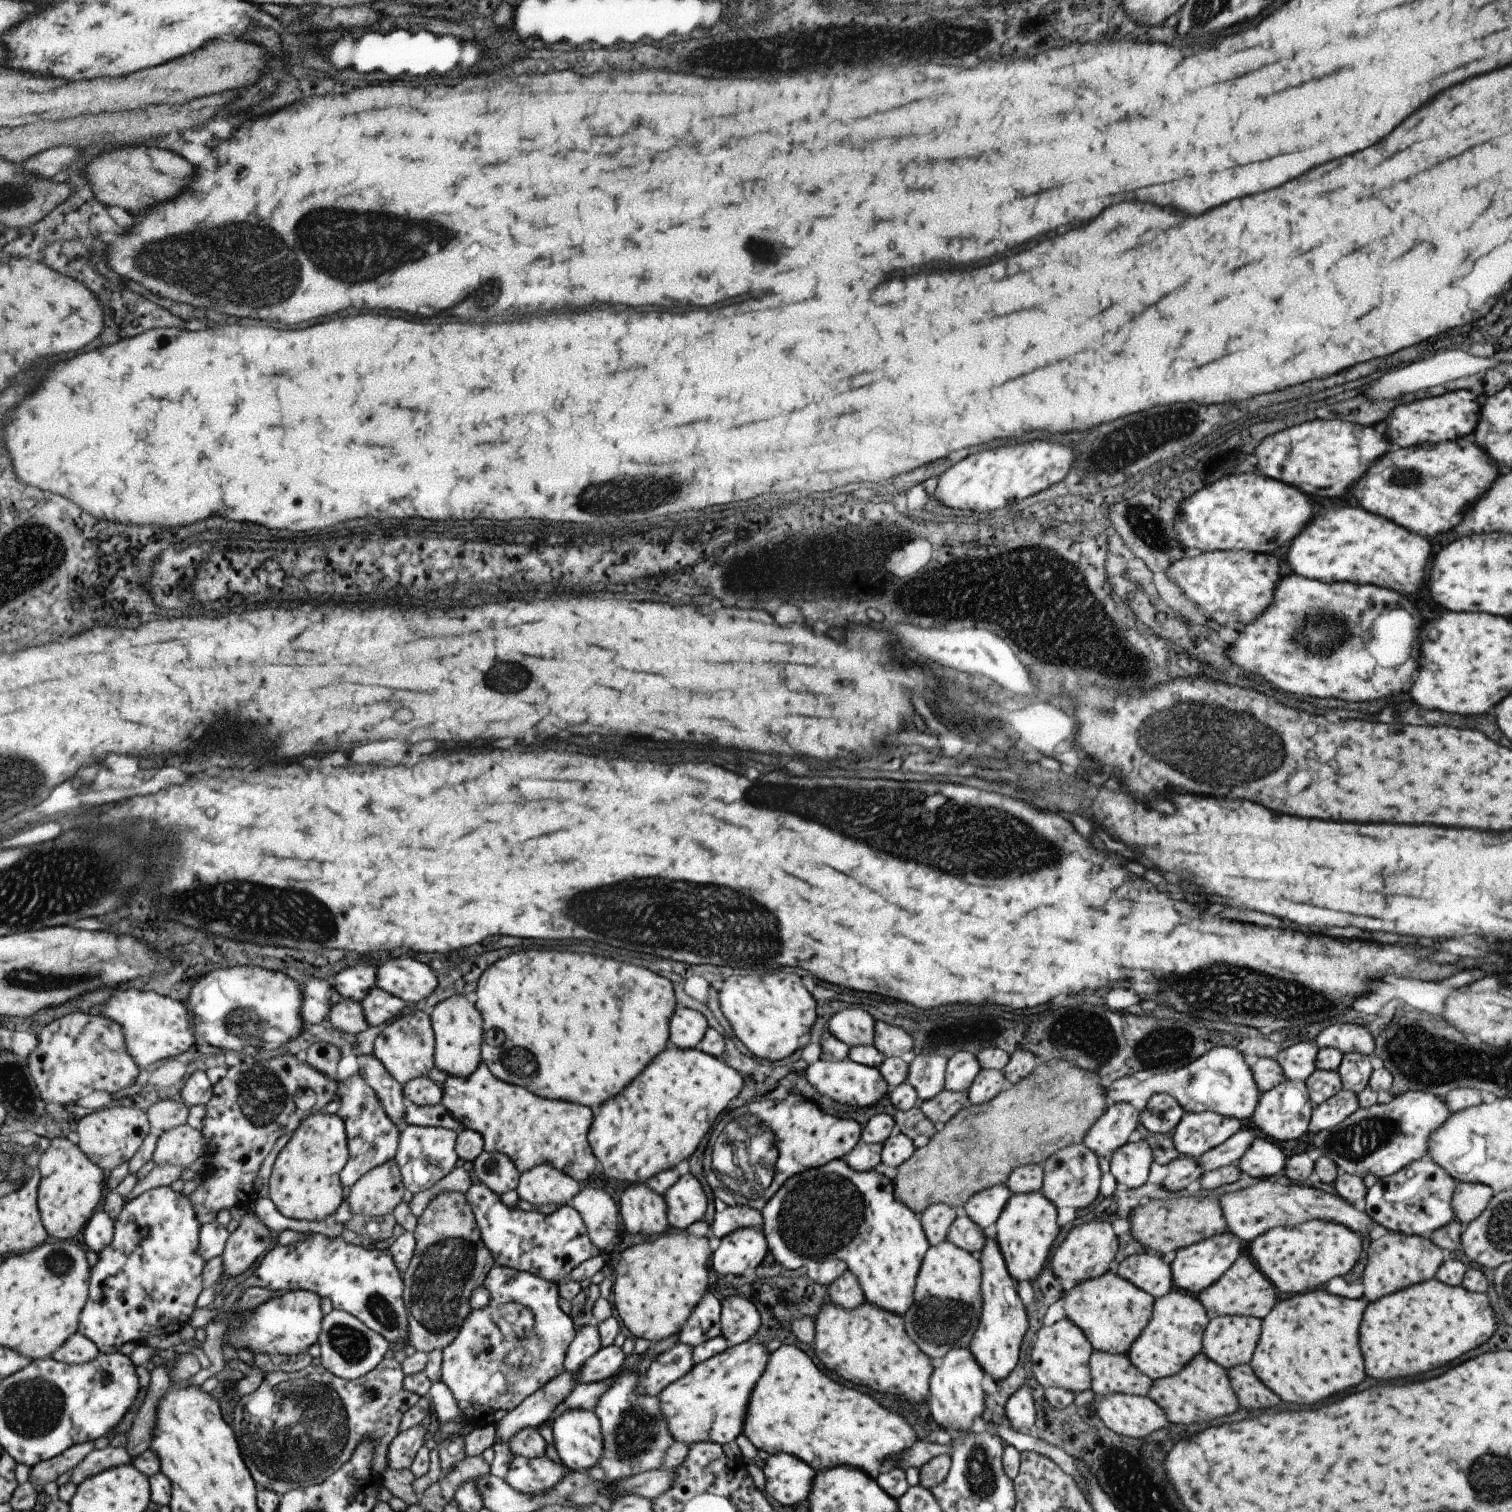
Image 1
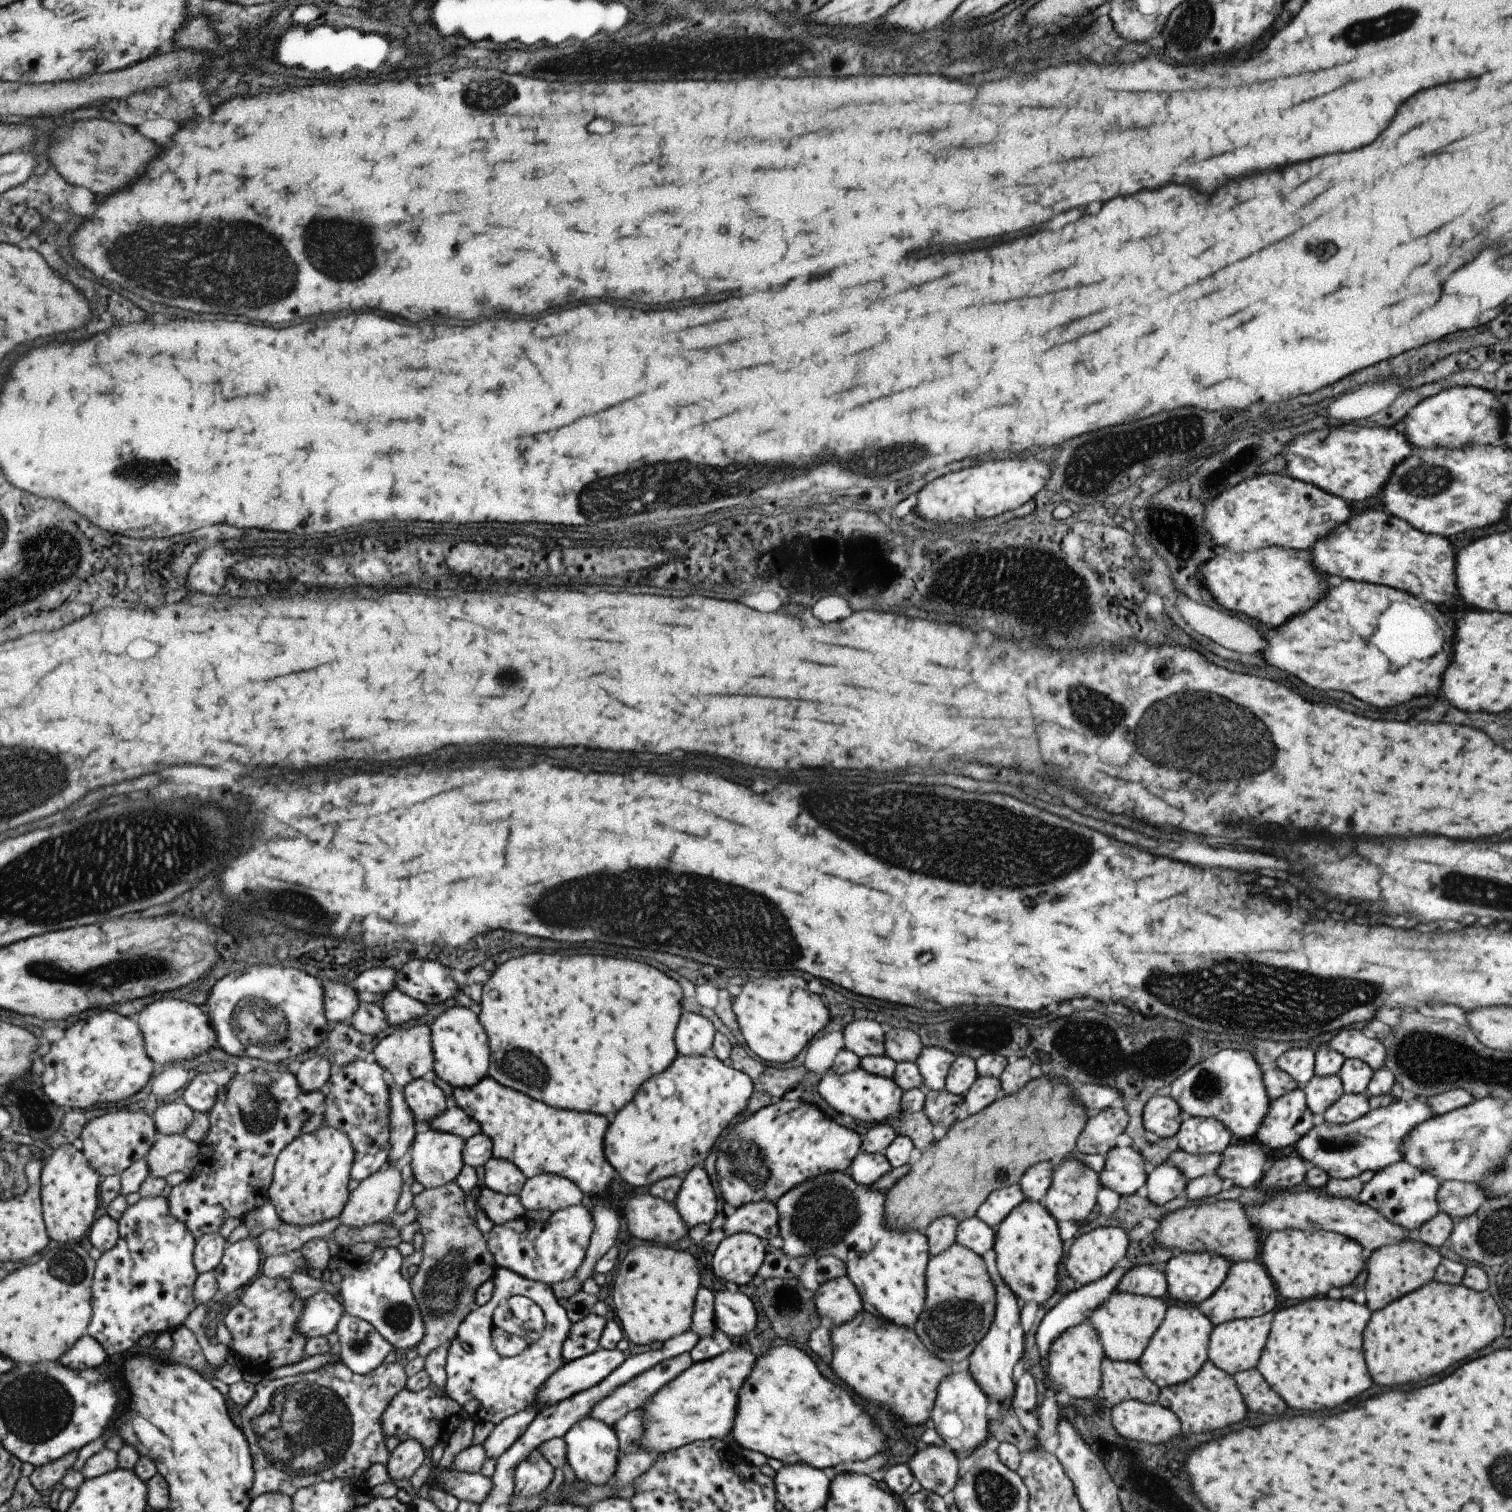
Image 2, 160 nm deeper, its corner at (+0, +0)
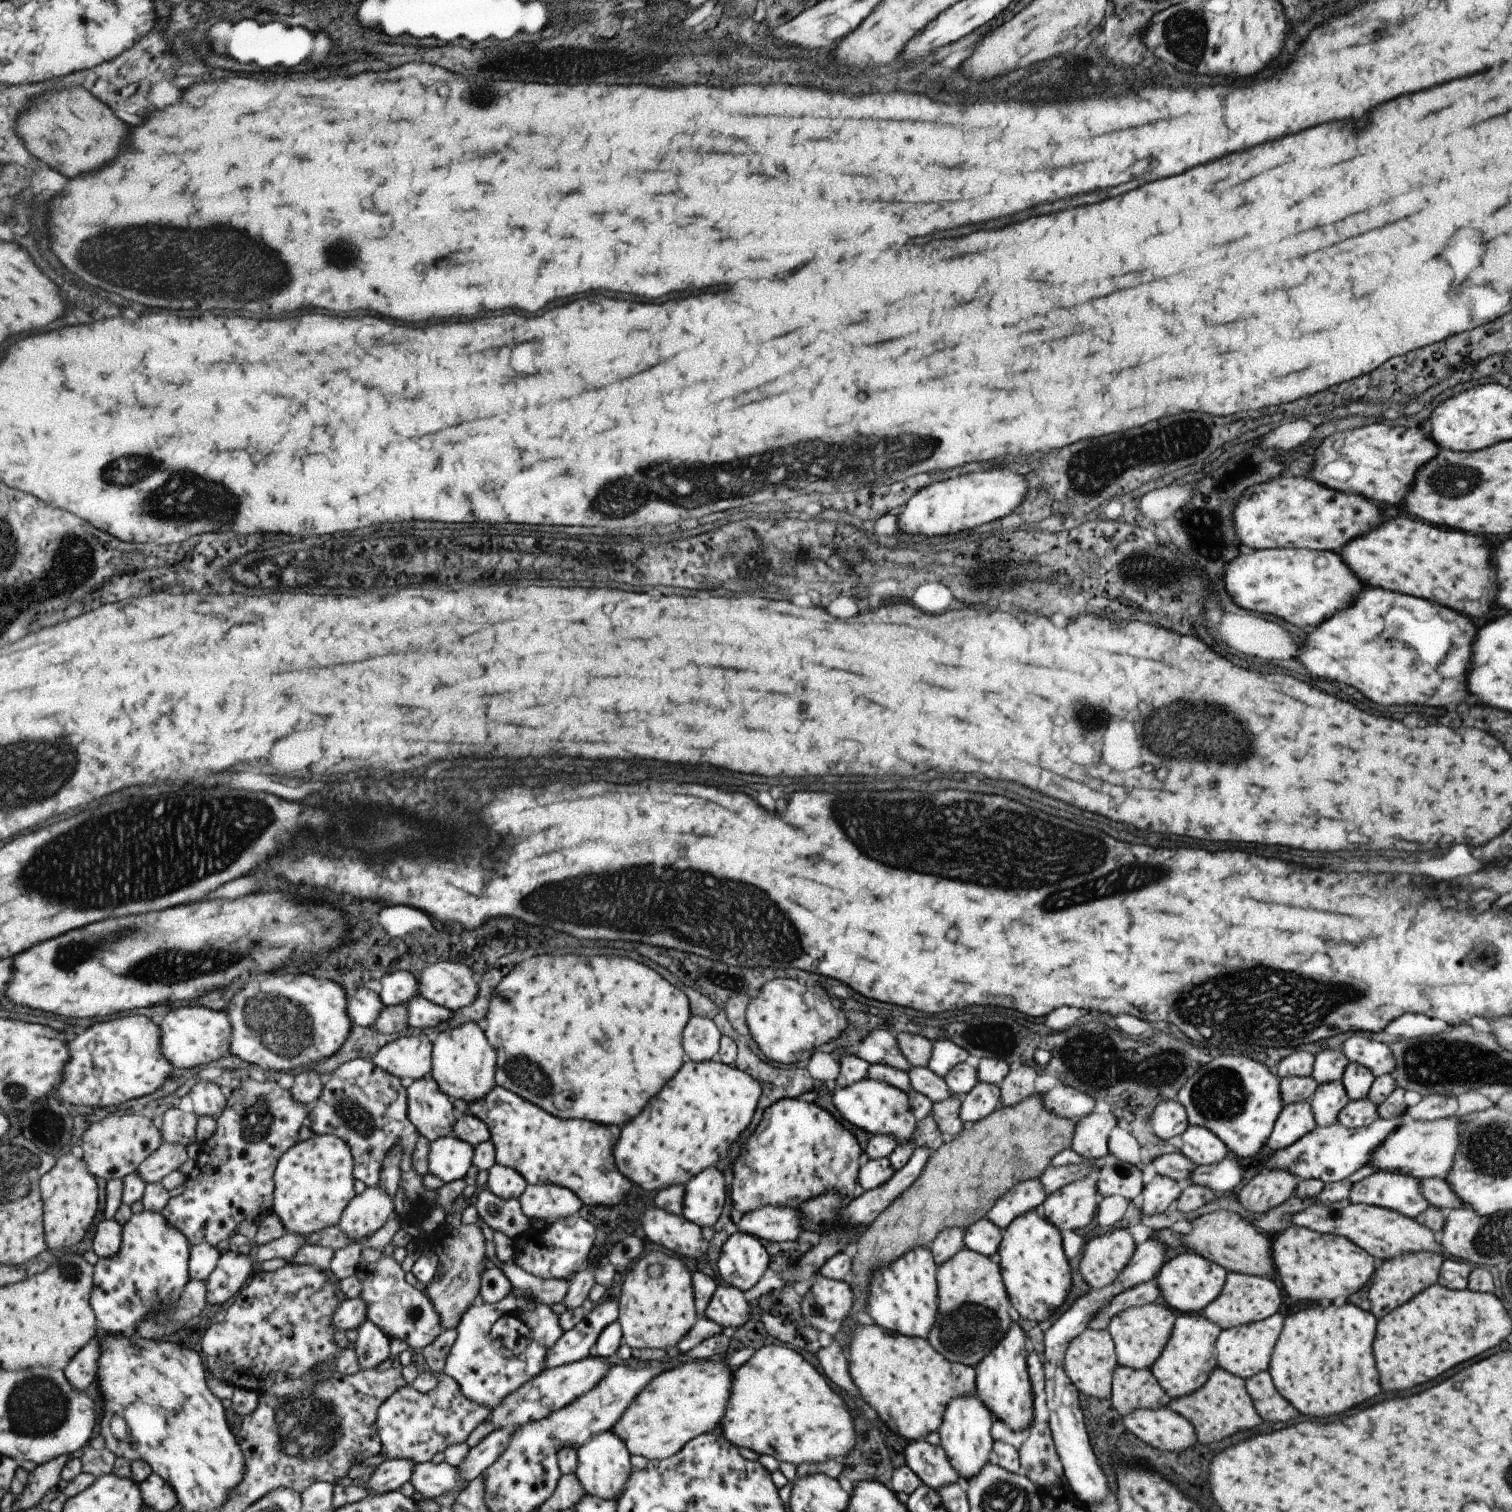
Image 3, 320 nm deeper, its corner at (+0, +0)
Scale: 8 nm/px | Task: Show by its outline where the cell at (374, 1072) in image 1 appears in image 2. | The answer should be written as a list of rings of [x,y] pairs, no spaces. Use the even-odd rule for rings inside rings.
[[[393,1087],[390,1090],[390,1152],[386,1164],[395,1164],[403,1154],[407,1154],[414,1132],[413,1114],[405,1103],[404,1094]]]

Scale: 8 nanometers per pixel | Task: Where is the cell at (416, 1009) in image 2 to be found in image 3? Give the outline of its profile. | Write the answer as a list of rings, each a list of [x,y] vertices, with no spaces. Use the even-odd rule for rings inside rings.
[[[421,996],[413,997],[405,1004],[407,1011],[407,1022],[413,1028],[433,1029],[440,1022],[451,1018],[452,1011],[428,1001]]]

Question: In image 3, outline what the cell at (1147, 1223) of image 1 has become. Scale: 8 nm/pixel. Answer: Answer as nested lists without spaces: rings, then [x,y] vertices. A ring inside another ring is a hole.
[[[1215,1211],[1197,1217],[1191,1223],[1191,1232],[1183,1235],[1183,1242],[1188,1250],[1219,1265],[1226,1272],[1233,1271],[1242,1275],[1265,1277],[1276,1281],[1272,1261],[1271,1238],[1259,1232],[1245,1219],[1231,1211]]]

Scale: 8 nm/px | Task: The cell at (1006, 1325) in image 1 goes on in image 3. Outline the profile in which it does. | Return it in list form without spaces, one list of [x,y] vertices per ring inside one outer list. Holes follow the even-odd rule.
[[[1012,1322],[999,1344],[974,1366],[974,1395],[987,1407],[993,1419],[1006,1424],[1012,1433],[1027,1430],[1034,1424],[1031,1417],[1031,1414],[1033,1414],[1032,1388],[1026,1369],[1026,1352],[1023,1348],[1025,1338],[1026,1333],[1015,1322]]]

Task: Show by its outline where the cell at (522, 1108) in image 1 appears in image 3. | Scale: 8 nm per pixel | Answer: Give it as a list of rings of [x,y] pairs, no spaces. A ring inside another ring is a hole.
[[[495,1085],[482,1099],[467,1103],[468,1113],[482,1120],[487,1125],[493,1145],[494,1159],[498,1165],[516,1170],[528,1185],[559,1185],[574,1192],[582,1205],[613,1206],[619,1204],[629,1188],[631,1181],[617,1172],[611,1144],[619,1138],[619,1128],[615,1126],[601,1126],[587,1120],[561,1120],[549,1116],[547,1112],[531,1106],[523,1098],[515,1096],[513,1092]]]

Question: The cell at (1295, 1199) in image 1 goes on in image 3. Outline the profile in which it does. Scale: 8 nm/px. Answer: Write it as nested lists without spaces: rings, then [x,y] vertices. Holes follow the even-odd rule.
[[[1315,1202],[1309,1205],[1309,1208],[1293,1215],[1292,1224],[1318,1233],[1346,1238],[1370,1254],[1377,1262],[1419,1251],[1433,1253],[1439,1250],[1438,1236],[1430,1228],[1419,1224],[1414,1218],[1400,1215],[1397,1211],[1365,1203],[1348,1203],[1341,1208],[1335,1204],[1327,1206]]]

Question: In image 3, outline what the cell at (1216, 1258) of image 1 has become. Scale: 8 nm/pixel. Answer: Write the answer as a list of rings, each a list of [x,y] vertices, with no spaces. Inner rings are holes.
[[[1191,1250],[1184,1254],[1177,1254],[1175,1257],[1164,1262],[1158,1270],[1158,1275],[1153,1278],[1160,1292],[1160,1301],[1169,1307],[1175,1314],[1178,1313],[1200,1313],[1210,1302],[1213,1302],[1221,1292],[1226,1270],[1215,1263],[1209,1262],[1201,1255]]]

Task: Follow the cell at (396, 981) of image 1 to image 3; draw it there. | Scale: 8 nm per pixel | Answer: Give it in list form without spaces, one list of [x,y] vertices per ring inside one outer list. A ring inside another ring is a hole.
[[[437,962],[416,978],[419,996],[450,1011],[470,1005],[478,995],[477,977],[465,964]]]

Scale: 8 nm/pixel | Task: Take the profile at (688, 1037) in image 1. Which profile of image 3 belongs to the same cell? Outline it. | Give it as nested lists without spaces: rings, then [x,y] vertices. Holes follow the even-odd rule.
[[[691,1015],[681,1035],[685,1057],[694,1063],[711,1060],[718,1052],[720,1038],[711,1019]]]

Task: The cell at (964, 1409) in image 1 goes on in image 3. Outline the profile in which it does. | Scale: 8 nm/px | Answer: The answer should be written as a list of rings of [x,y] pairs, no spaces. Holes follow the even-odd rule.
[[[974,1394],[957,1397],[947,1403],[937,1432],[940,1436],[940,1446],[951,1468],[957,1473],[960,1483],[977,1476],[985,1463],[989,1462],[994,1441],[990,1435],[992,1421],[992,1414]]]

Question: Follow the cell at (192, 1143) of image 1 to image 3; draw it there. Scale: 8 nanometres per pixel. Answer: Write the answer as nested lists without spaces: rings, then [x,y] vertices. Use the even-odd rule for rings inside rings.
[[[165,1143],[147,1159],[137,1173],[147,1184],[158,1183],[175,1172],[189,1158],[187,1148],[175,1143]]]

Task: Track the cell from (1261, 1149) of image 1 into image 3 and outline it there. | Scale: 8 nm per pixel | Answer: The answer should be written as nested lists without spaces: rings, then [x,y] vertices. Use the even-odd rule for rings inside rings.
[[[1224,1158],[1217,1164],[1193,1167],[1188,1180],[1191,1185],[1202,1186],[1213,1192],[1227,1192],[1239,1184],[1241,1171],[1235,1158]]]

